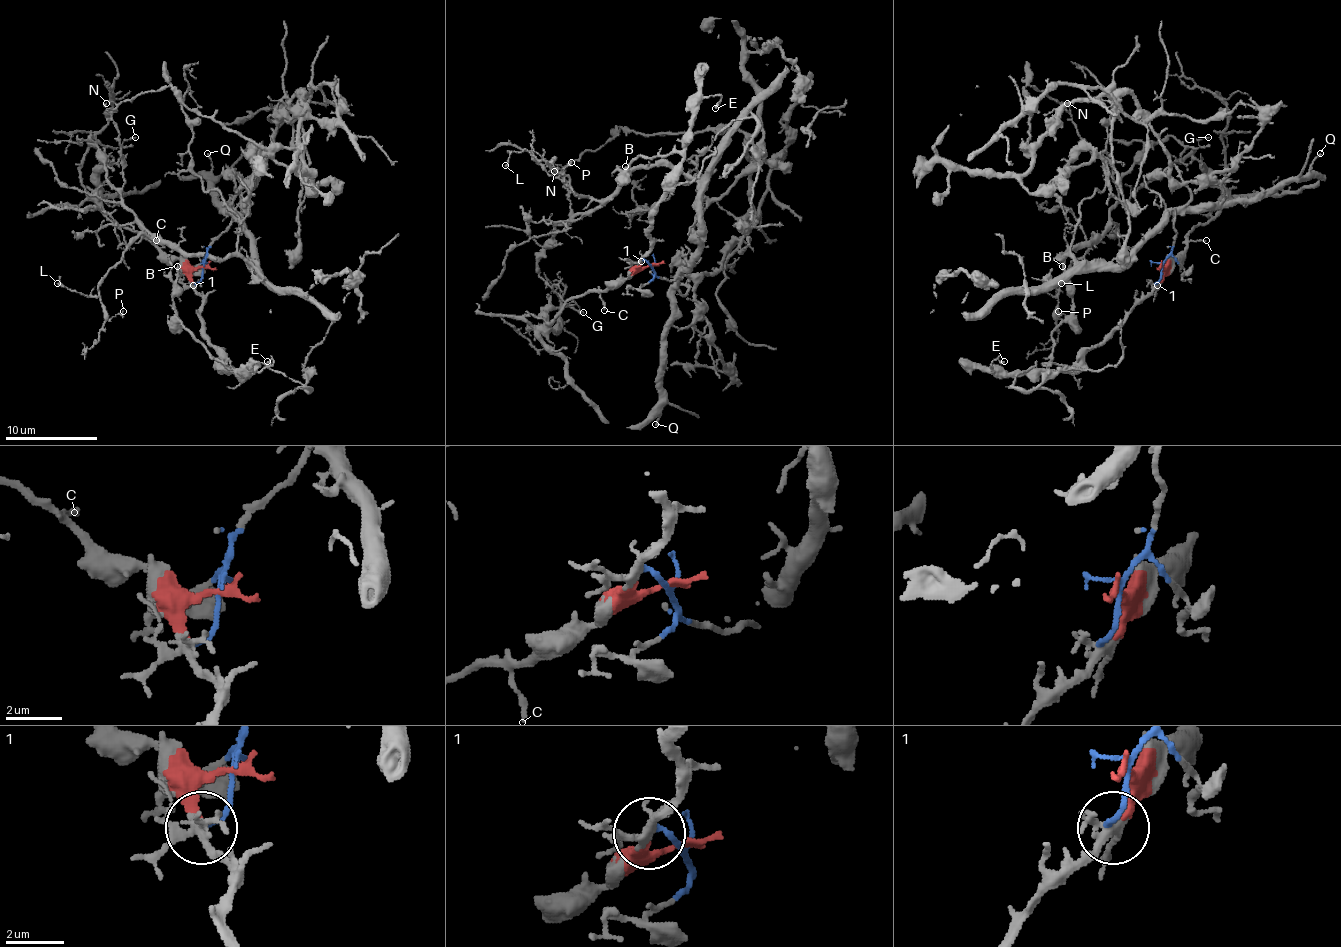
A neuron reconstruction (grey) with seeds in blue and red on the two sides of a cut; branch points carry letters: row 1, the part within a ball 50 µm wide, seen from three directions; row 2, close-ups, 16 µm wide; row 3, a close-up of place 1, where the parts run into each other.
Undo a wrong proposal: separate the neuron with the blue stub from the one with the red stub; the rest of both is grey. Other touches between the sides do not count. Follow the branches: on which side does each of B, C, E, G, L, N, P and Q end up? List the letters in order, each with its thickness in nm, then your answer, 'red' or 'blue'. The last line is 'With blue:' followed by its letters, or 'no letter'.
B: 190 nm thick; red
C: 180 nm thick; red
E: 180 nm thick; red
G: 120 nm thick; blue
L: 130 nm thick; blue
N: 140 nm thick; blue
P: 150 nm thick; blue
Q: 170 nm thick; blue
With blue: G, L, N, P, Q

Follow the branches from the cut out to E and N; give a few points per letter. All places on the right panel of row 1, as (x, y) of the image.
E: (1161, 265), (1163, 272), (1154, 288), (1071, 366), (1007, 373), (991, 369), (993, 362), (1004, 362)
N: (1161, 265), (1172, 215), (1124, 261), (1062, 256), (1089, 244), (1117, 201), (1112, 166), (1080, 136), (1066, 102)

